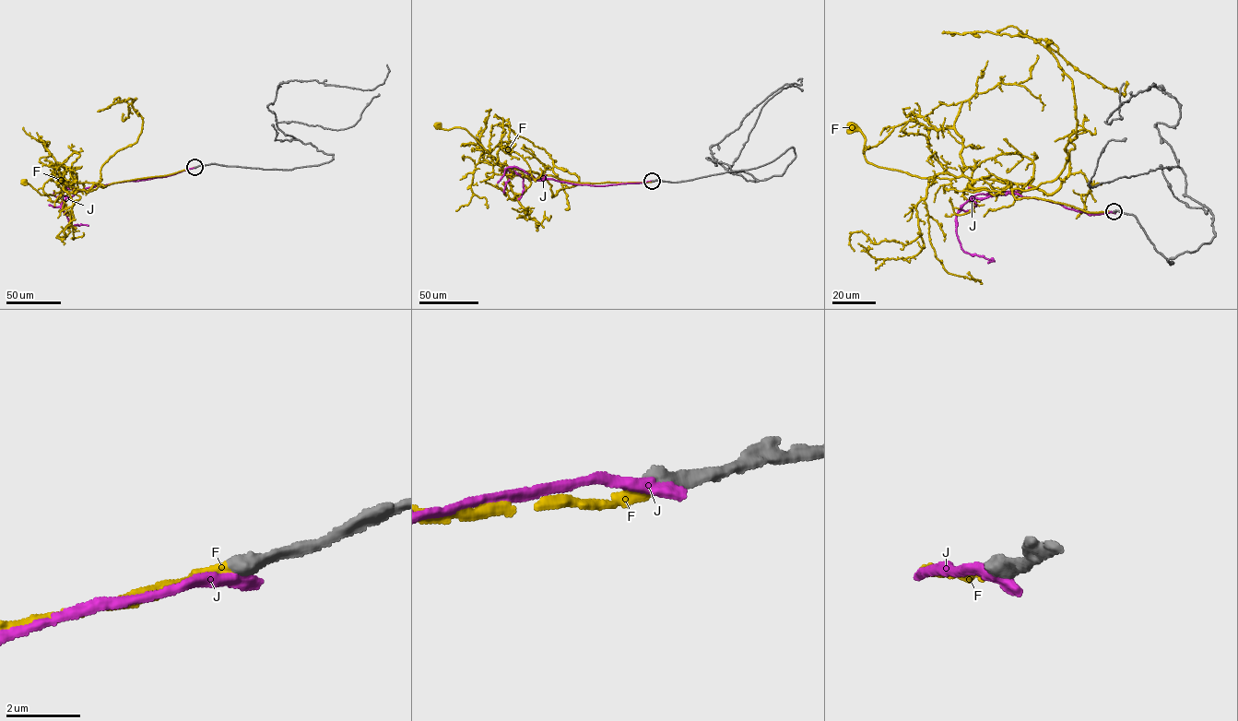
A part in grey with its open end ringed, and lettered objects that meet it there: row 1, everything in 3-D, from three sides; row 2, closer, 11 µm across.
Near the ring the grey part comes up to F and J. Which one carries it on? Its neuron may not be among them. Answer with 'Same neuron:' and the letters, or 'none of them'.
Same neuron: F

